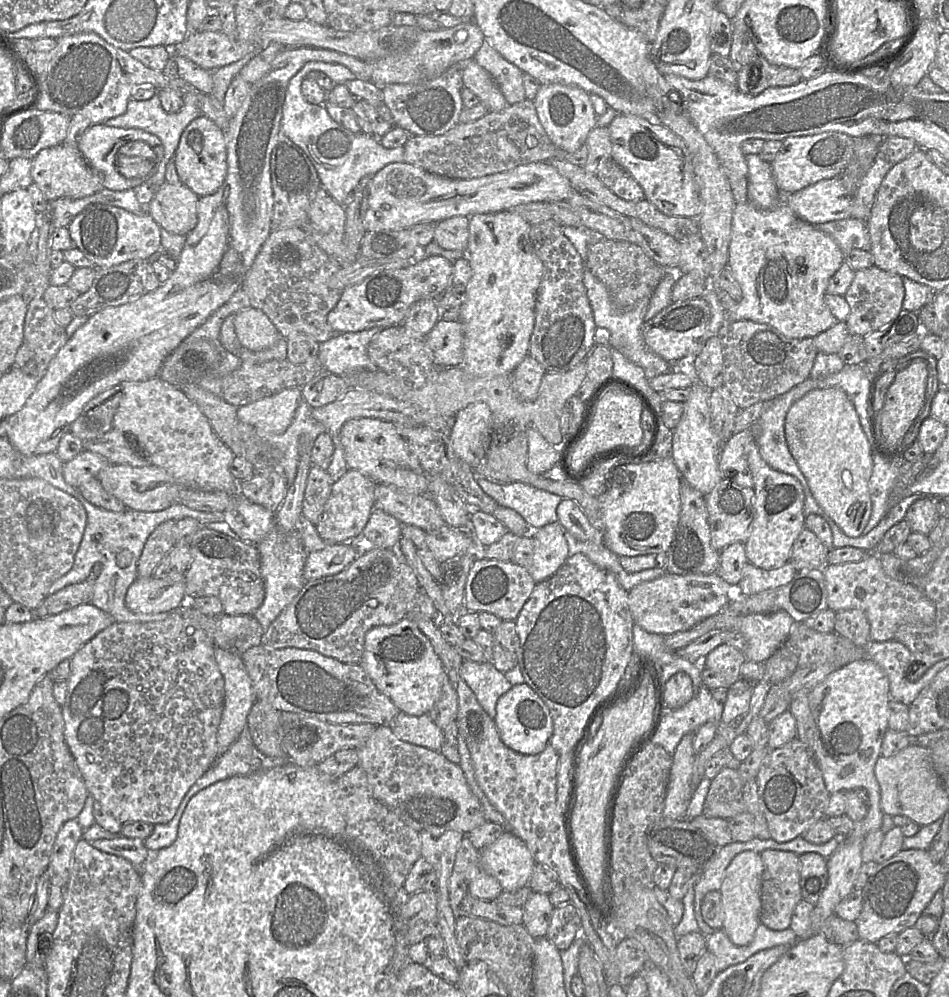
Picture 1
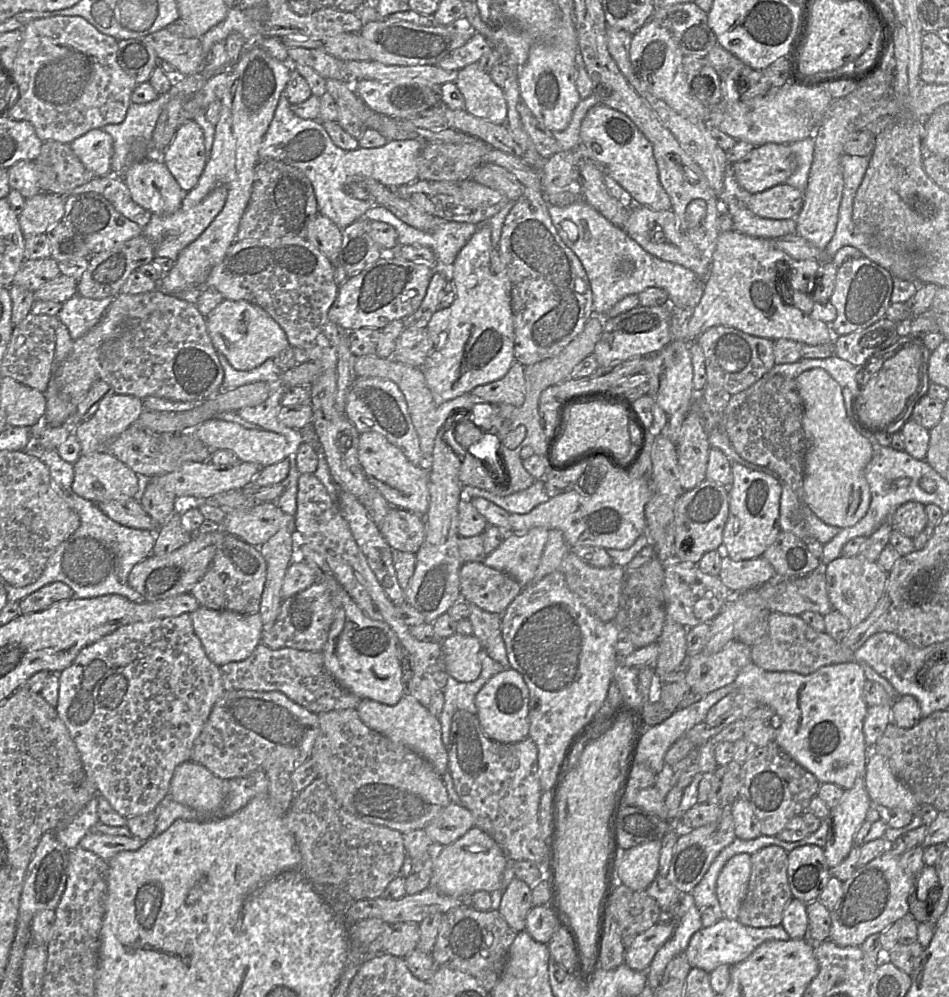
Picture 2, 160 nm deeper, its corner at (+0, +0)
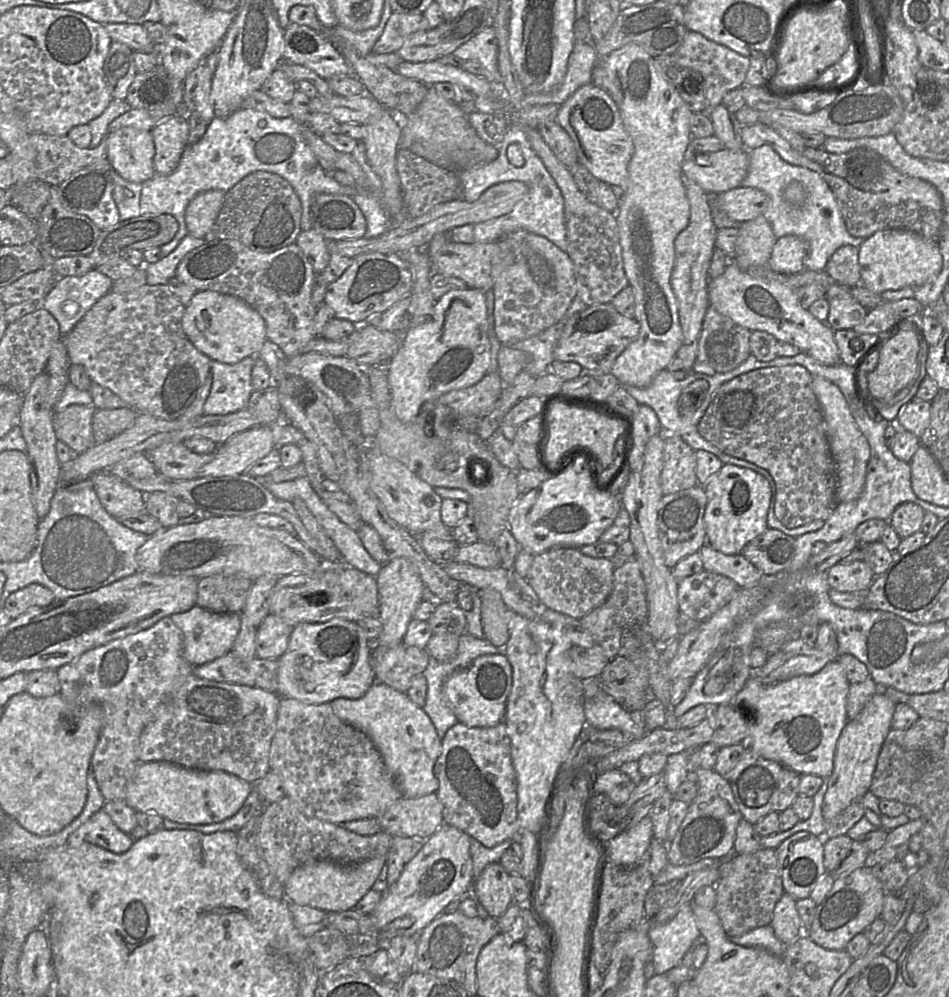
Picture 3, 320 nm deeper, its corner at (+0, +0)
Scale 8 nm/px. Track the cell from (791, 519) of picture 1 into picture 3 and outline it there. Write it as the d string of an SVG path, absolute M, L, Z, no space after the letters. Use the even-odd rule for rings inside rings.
M725 464L709 477L703 489L707 497L703 517L705 545L726 555L738 555L748 542L768 529L767 512L772 492L761 475L747 468Z

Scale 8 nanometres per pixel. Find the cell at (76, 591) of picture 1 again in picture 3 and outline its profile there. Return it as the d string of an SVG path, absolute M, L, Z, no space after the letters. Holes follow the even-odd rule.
M31 583L30 585L9 594L3 601L2 607L11 619L15 619L34 607L47 606L54 601L58 600L55 599L54 594L50 589L38 583Z

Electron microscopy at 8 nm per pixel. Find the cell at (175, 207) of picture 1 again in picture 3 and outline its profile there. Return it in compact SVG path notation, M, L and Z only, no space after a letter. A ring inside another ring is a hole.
M134 127L110 130L106 136L107 161L123 179L142 184L155 174L151 131Z

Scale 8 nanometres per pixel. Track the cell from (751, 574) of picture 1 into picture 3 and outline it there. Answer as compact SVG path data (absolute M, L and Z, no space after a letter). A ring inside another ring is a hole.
M703 545L698 554L705 571L720 574L733 580L738 588L755 585L763 574L741 554L726 555Z

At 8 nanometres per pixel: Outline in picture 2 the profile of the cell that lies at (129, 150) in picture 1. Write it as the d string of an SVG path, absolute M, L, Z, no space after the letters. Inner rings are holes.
M93 129L77 137L71 142L70 147L94 176L103 177L112 174L113 139L102 129Z

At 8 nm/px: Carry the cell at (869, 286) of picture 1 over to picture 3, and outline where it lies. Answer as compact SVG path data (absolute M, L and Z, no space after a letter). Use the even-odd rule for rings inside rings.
M835 284L825 294L829 311L825 323L833 330L853 329L867 314L864 308L851 295L846 286Z

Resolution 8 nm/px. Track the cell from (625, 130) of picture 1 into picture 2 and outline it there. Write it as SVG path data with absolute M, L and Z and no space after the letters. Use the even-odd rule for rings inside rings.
M605 105L592 107L581 123L580 144L583 146L584 157L595 162L602 170L603 176L608 175L613 178L631 195L633 206L642 205L657 211L672 209L670 198L659 180L652 145L625 114Z

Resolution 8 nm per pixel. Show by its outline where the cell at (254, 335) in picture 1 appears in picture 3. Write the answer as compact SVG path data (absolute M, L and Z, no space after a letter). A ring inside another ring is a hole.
M197 291L181 320L182 329L191 343L211 360L233 364L247 357L255 357L267 340L262 316L244 300L214 291Z

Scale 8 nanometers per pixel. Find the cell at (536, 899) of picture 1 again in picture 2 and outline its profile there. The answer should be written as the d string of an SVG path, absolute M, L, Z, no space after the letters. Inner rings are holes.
M517 877L505 886L497 911L516 932L525 931L526 916L533 907L532 888Z

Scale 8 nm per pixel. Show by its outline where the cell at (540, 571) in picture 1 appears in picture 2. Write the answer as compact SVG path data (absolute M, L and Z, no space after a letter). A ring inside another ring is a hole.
M542 527L512 533L487 554L482 563L510 575L521 586L527 586L535 576L548 536L549 530Z

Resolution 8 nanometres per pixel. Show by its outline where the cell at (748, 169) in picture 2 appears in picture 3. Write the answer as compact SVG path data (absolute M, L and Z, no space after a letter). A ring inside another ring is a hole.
M688 148L681 165L682 176L710 194L740 187L748 172L748 151L745 148L725 148L716 152L700 152Z

